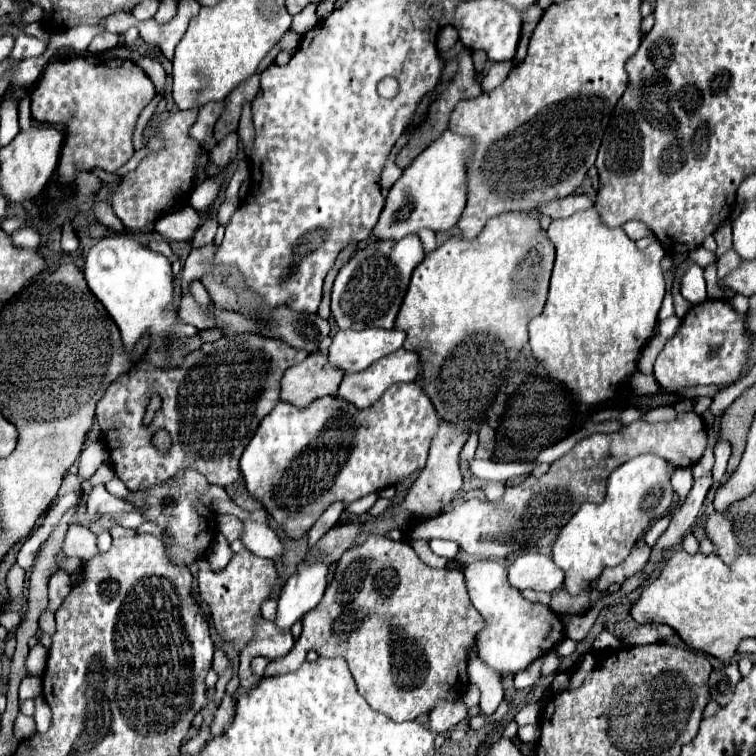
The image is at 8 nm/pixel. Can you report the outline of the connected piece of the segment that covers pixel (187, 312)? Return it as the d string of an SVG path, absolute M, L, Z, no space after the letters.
M183 295L181 305L179 305L179 319L183 323L195 325L197 329L209 329L215 325L215 321L209 315L205 315L205 311L193 301L191 295Z

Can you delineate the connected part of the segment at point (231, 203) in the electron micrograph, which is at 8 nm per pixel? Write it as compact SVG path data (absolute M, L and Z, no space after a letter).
M239 197L223 199L223 203L221 203L219 209L217 209L217 215L219 215L219 221L221 221L223 227L227 227L229 219L231 219L231 215L237 211L237 207L239 207Z

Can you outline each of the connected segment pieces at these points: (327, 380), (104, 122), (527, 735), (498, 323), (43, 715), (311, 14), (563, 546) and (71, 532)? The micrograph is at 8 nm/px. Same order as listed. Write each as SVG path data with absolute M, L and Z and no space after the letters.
M315 351L303 363L285 371L281 381L281 401L305 407L319 397L337 395L341 379L343 371L331 365L325 353Z
M69 57L69 59L55 59L51 61L41 77L37 79L33 91L31 91L31 115L35 121L43 125L59 125L67 133L67 141L63 143L61 149L61 159L59 159L59 179L61 181L73 181L77 171L89 171L93 167L99 167L103 171L117 171L123 167L131 155L133 155L133 143L131 135L137 123L139 113L151 103L155 97L153 83L147 77L143 69L139 69L133 61L129 59L111 59L107 63L99 65L89 65L83 57Z
M523 725L523 727L519 727L517 735L523 743L533 743L539 739L539 727L537 725Z
M509 211L487 221L475 239L451 237L415 267L409 291L403 299L395 329L407 333L405 349L419 353L423 389L441 419L455 425L483 423L487 411L507 377L511 363L527 345L527 323L537 317L547 301L555 247L543 231L537 213Z
M35 697L35 715L33 717L37 723L37 731L45 733L49 729L49 723L51 723L51 709L43 697Z
M310 3L305 7L305 9L303 9L303 11L293 16L289 30L303 36L307 31L313 29L319 21L316 15L316 7L317 4Z
M639 455L617 467L607 479L603 503L583 503L569 523L559 531L553 545L553 561L565 571L563 587L577 595L583 587L597 581L603 569L619 565L647 527L669 513L673 489L667 477L667 461L657 455Z
M69 525L61 551L67 557L79 557L83 561L89 561L91 557L97 555L97 539L87 527Z

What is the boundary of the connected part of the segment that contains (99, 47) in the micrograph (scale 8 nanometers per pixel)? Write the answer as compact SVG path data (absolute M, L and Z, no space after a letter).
M101 33L101 35L97 35L93 41L91 41L91 45L89 45L89 53L103 53L103 51L107 51L107 49L113 49L113 47L117 47L119 45L119 35L115 35L115 33Z

